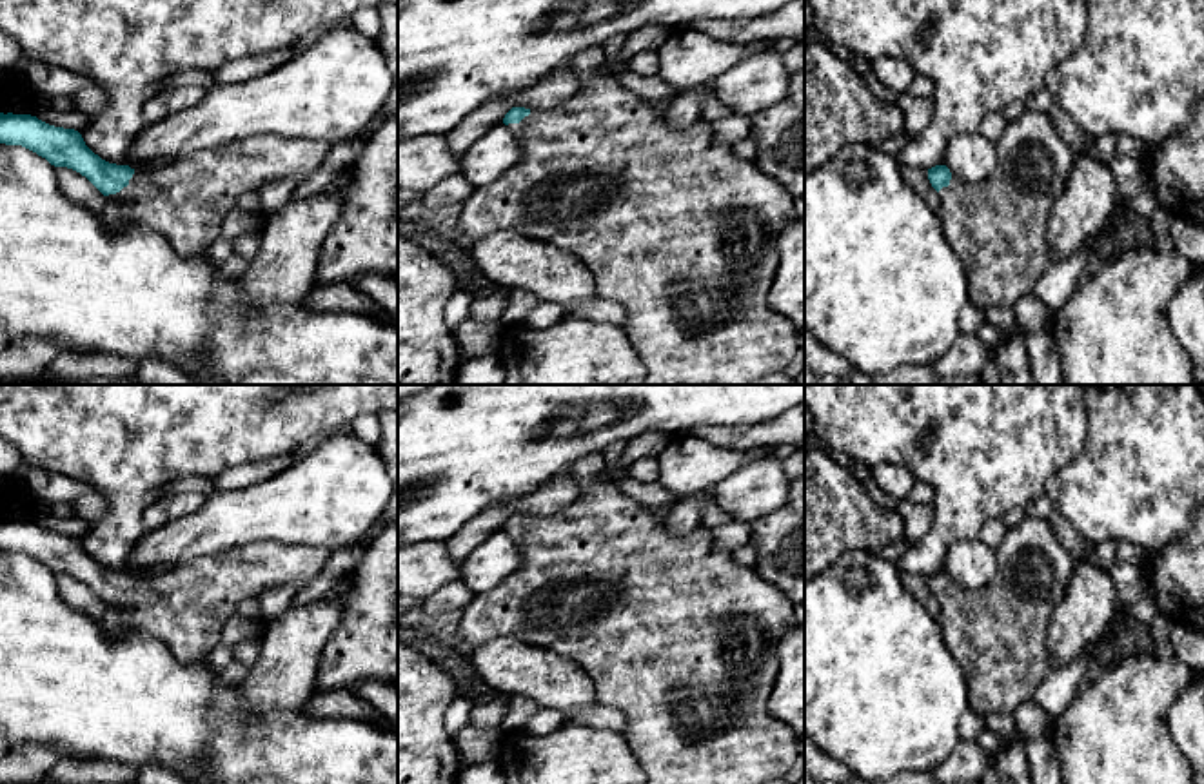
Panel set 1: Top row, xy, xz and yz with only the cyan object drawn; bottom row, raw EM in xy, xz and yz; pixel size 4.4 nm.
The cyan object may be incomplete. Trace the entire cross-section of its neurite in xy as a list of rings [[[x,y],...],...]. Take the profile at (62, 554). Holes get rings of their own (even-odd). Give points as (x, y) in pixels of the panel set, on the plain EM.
[[[0,519],[0,550],[22,552],[54,573],[67,573],[85,583],[105,604],[104,632],[111,637],[123,630],[151,633],[167,642],[182,662],[209,657],[222,644],[225,622],[247,599],[265,590],[289,584],[303,590],[325,566],[331,550],[305,544],[258,541],[232,550],[196,557],[153,577],[131,575],[102,566],[74,535],[49,532],[31,521]]]

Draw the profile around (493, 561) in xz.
[[[499,530],[459,564],[459,579],[474,592],[481,593],[496,588],[521,564],[521,550],[514,539]]]

